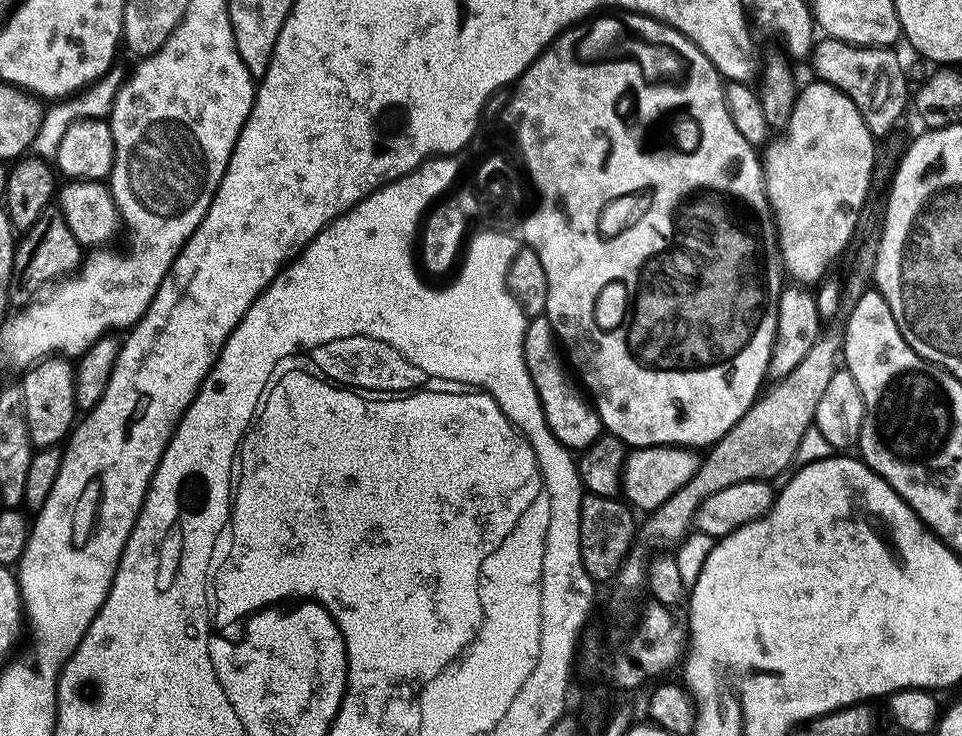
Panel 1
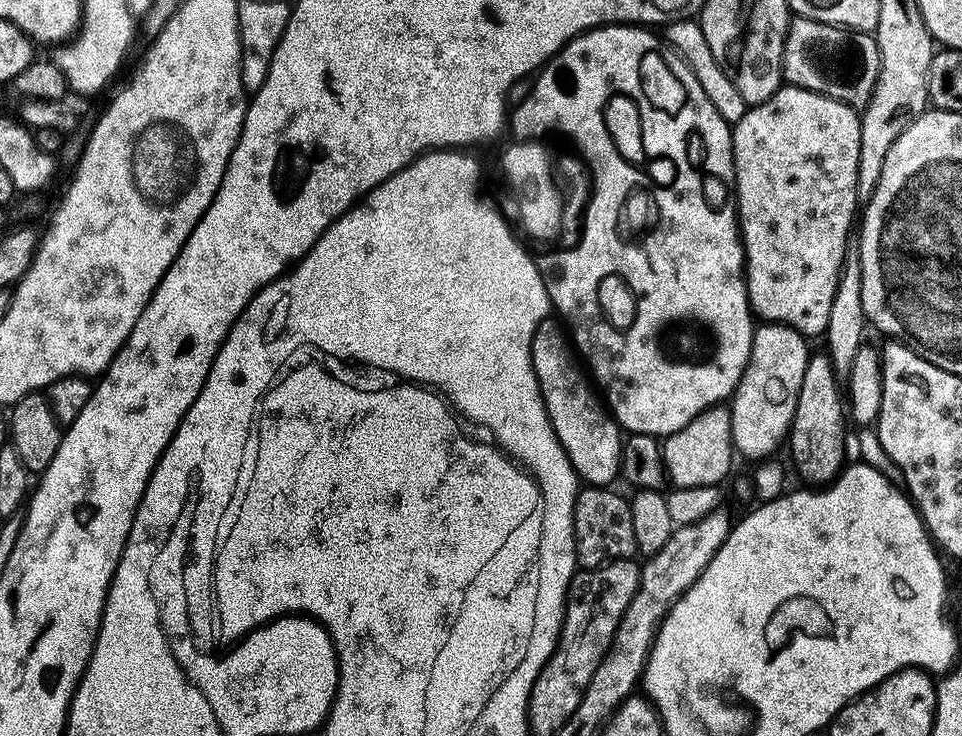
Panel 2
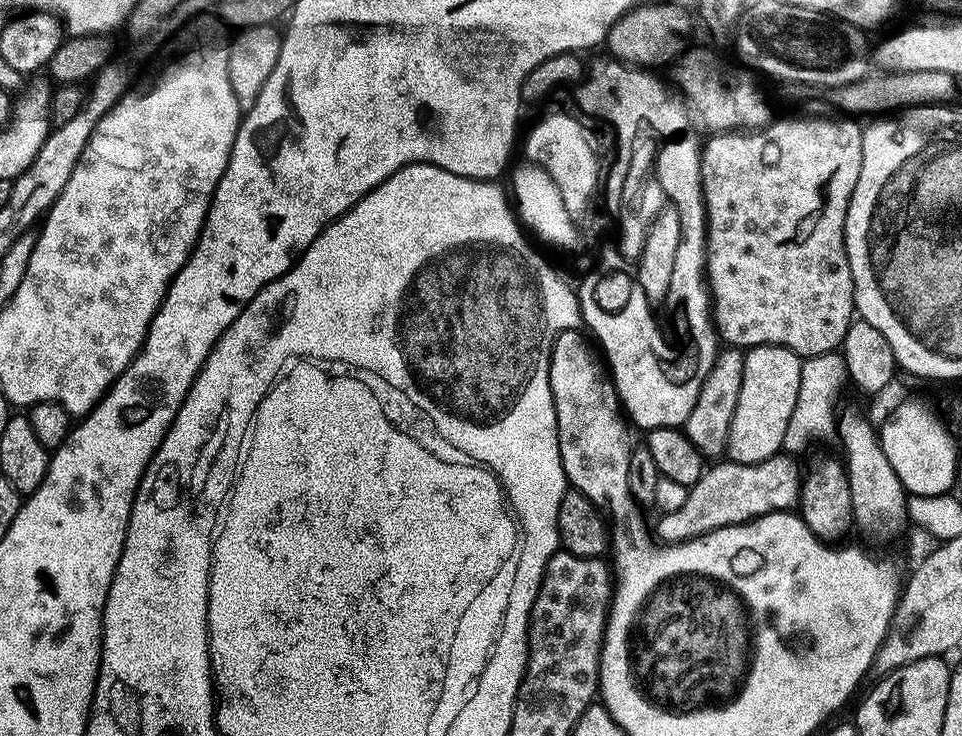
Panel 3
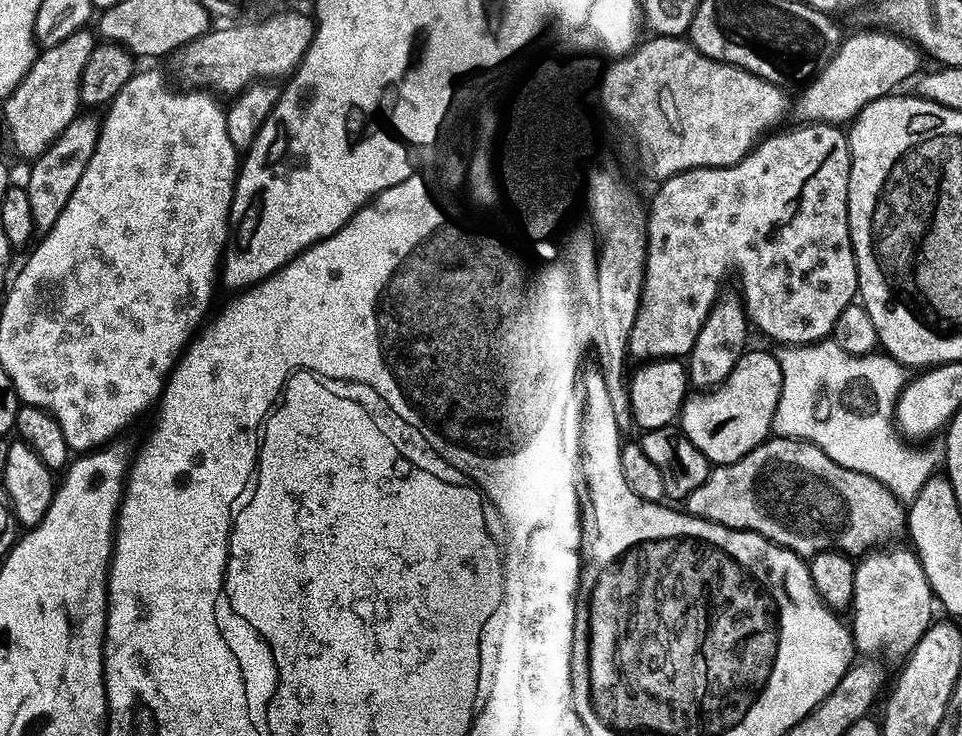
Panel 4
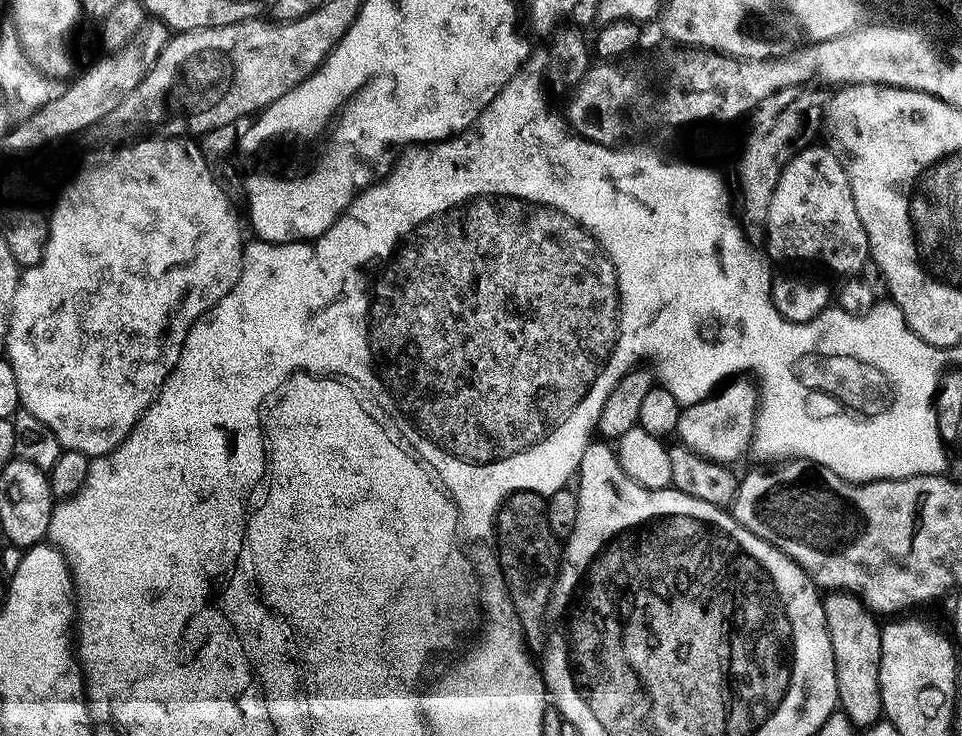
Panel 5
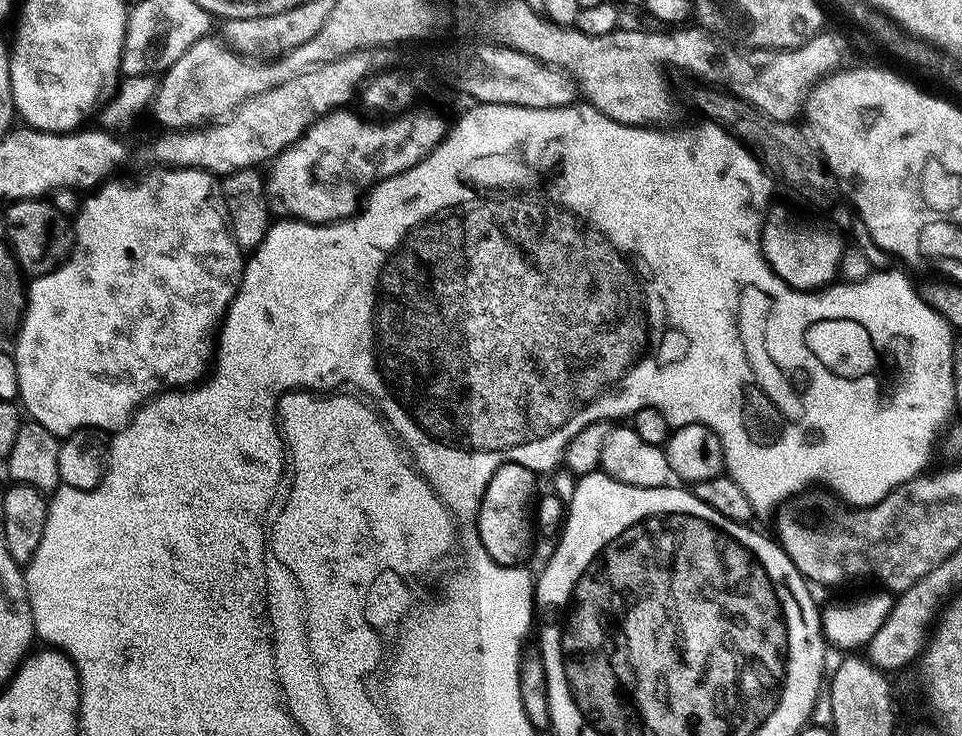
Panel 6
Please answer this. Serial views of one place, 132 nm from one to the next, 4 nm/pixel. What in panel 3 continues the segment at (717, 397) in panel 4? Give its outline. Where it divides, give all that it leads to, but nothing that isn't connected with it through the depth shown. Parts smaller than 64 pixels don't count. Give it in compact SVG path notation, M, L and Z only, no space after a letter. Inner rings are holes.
M753 348L747 353L742 398L738 398L738 414L734 414L728 439L731 463L761 464L781 455L790 418L798 406L803 369L804 360L785 348Z

